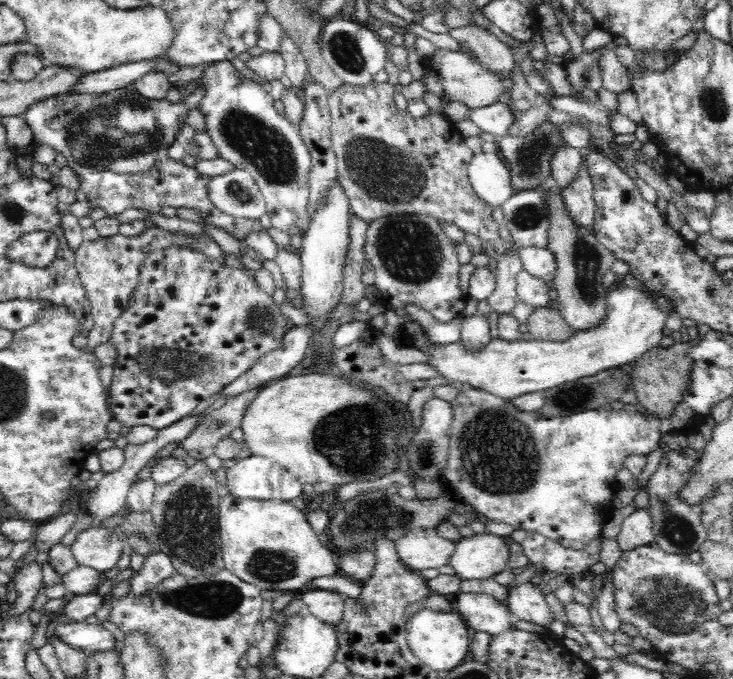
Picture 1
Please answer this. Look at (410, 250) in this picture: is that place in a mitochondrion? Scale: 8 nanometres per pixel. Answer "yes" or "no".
yes

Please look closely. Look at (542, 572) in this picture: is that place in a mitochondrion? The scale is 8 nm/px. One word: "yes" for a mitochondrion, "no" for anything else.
no

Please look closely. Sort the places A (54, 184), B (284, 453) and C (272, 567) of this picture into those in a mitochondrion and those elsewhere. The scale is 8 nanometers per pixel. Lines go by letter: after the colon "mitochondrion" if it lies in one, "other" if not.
A: other
B: other
C: mitochondrion

